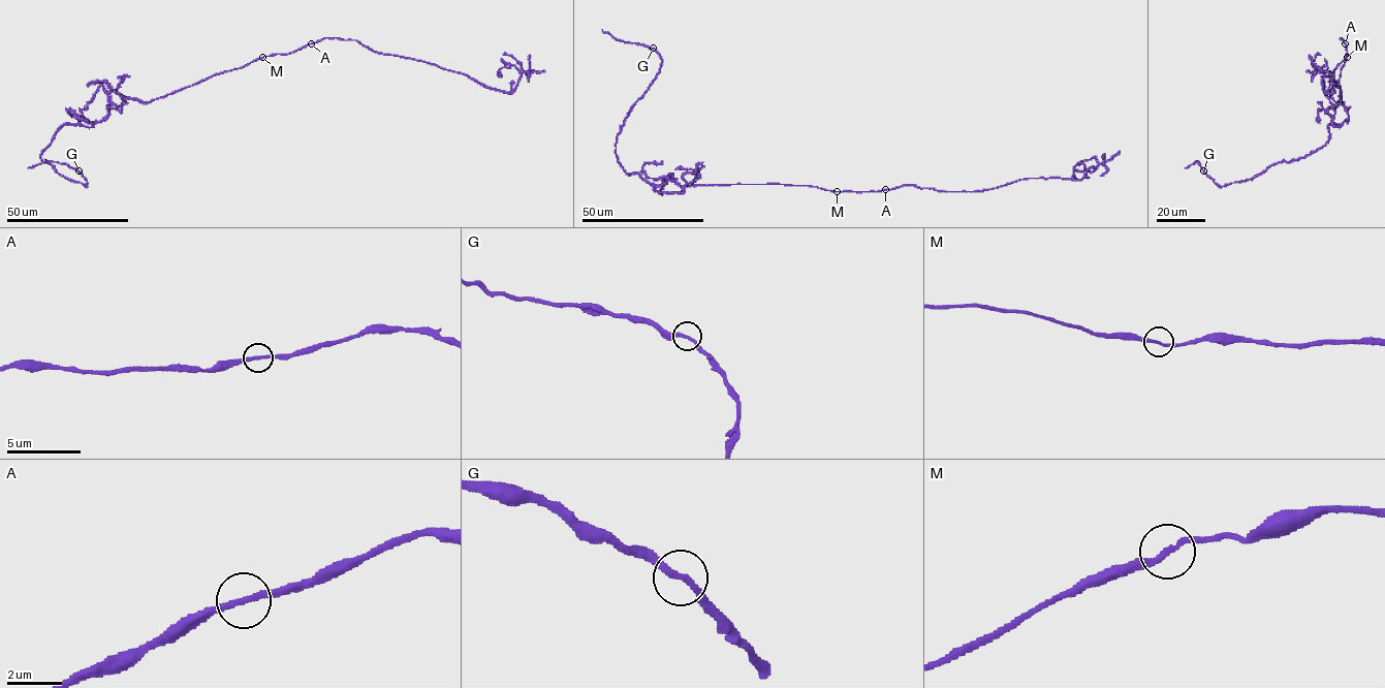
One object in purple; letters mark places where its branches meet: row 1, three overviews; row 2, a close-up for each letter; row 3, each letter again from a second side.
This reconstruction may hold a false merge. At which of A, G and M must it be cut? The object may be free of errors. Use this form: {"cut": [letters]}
{"cut": []}

